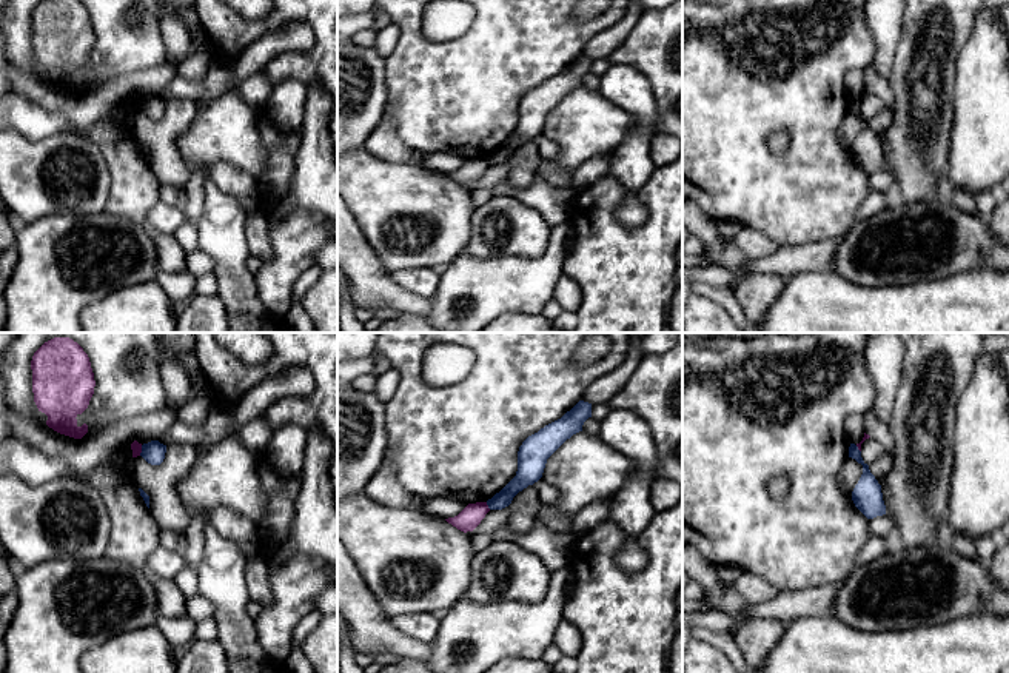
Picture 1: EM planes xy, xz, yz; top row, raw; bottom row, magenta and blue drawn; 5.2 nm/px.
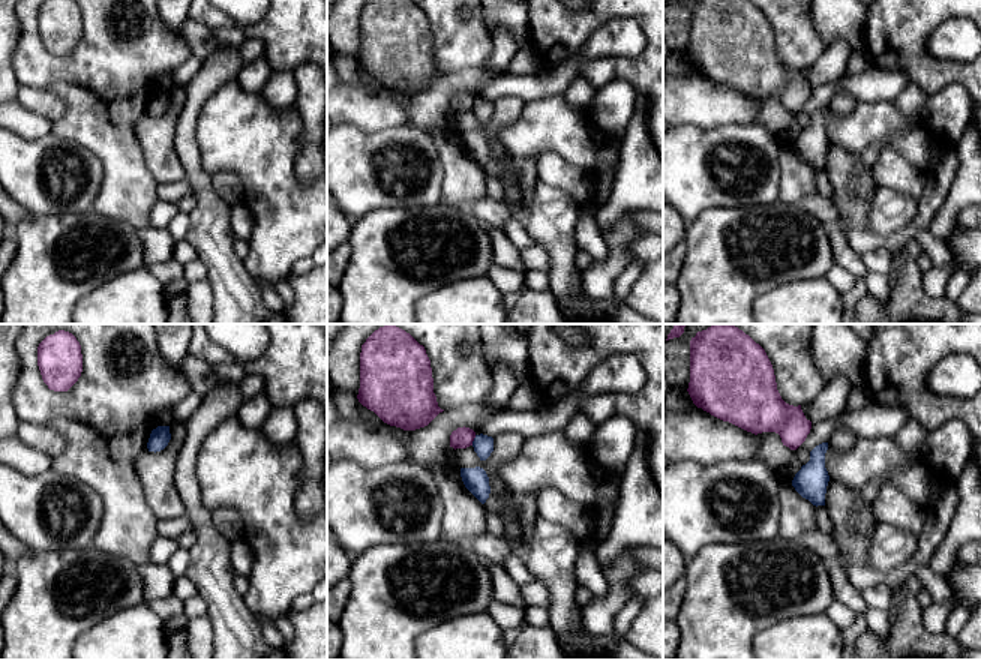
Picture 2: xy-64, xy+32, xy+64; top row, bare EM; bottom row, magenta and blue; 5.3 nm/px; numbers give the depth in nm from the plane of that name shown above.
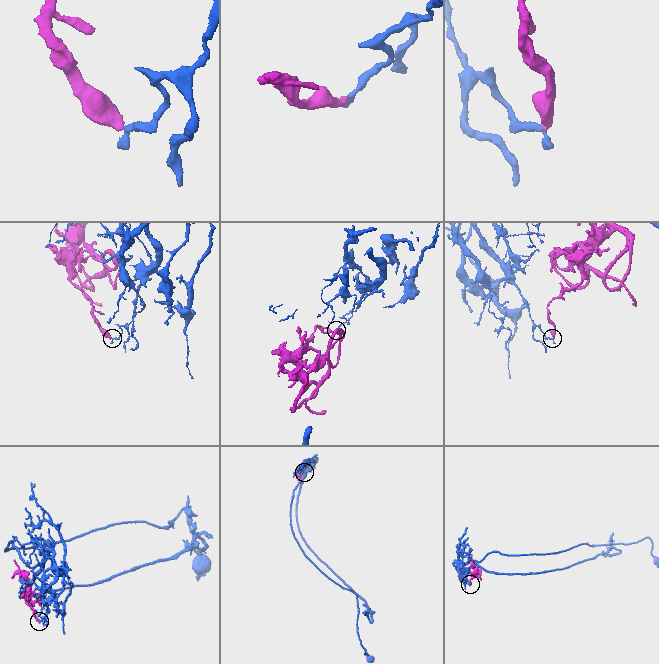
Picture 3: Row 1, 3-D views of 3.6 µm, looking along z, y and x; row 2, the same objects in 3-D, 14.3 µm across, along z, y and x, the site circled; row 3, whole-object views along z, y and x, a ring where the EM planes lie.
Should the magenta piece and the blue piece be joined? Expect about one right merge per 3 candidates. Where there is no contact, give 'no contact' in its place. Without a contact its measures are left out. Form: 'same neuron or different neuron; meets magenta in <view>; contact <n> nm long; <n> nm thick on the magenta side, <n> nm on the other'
different neuron; meets magenta in xz; contact 50 nm long; 110 nm thick on the magenta side, 100 nm on the other

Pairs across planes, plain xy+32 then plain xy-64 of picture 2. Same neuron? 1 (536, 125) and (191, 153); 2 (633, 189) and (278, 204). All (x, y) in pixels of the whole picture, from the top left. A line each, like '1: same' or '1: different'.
1: different
2: different

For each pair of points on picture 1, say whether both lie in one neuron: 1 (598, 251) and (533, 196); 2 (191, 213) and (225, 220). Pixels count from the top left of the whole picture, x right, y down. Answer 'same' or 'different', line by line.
1: different
2: different

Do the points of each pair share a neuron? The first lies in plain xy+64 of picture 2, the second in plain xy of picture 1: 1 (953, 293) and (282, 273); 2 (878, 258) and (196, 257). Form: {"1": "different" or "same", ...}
{"1": "different", "2": "same"}

